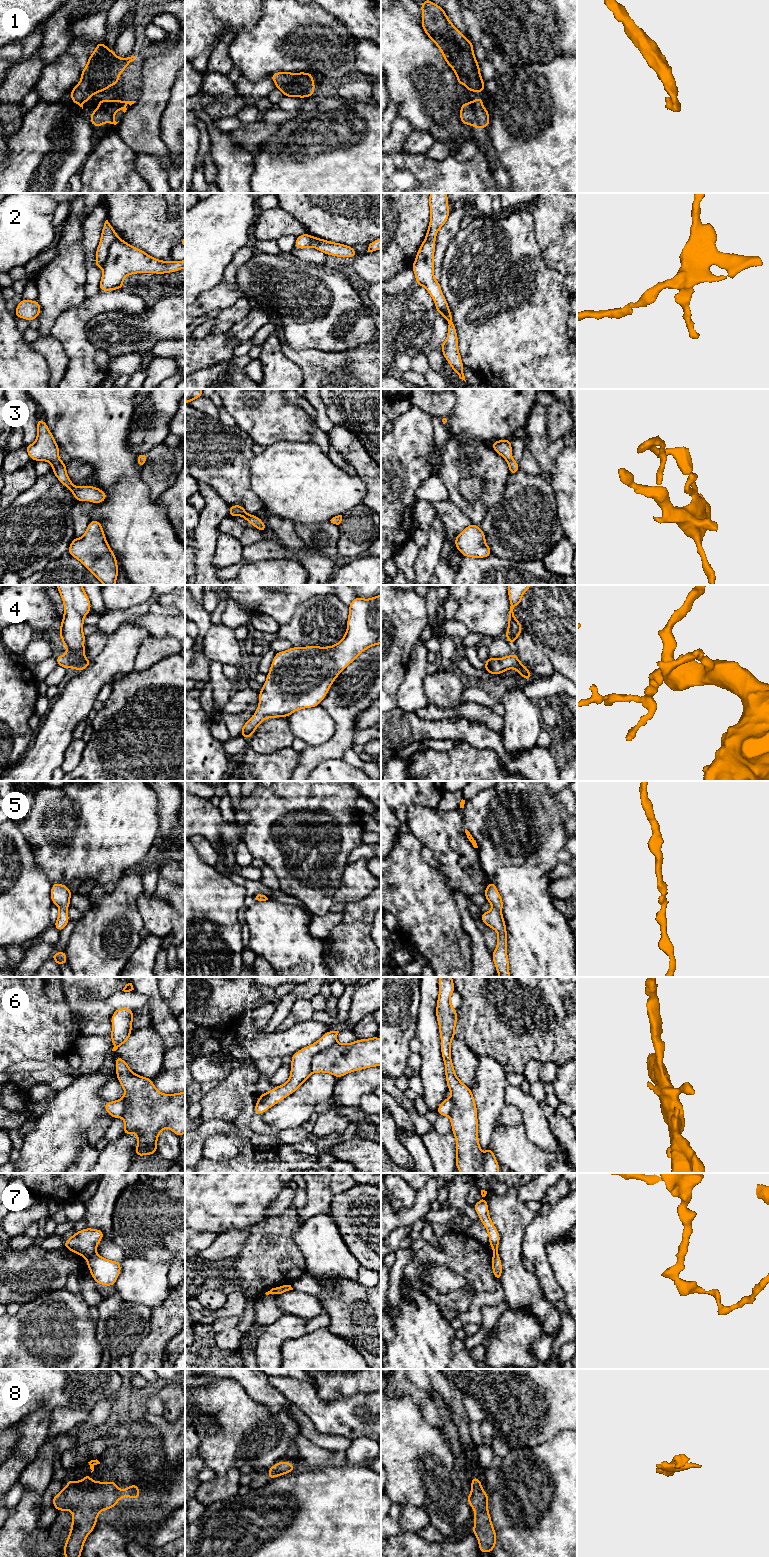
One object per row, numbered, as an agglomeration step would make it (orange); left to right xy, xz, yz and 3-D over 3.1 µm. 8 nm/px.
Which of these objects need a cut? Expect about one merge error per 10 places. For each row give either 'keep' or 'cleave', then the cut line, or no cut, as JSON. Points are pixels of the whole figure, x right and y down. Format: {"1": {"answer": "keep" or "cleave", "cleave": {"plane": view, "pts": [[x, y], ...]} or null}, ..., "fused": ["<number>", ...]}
{"1": {"answer": "keep", "cleave": null}, "2": {"answer": "keep", "cleave": null}, "3": {"answer": "keep", "cleave": null}, "4": {"answer": "keep", "cleave": null}, "5": {"answer": "keep", "cleave": null}, "6": {"answer": "keep", "cleave": null}, "7": {"answer": "cleave", "cleave": {"plane": "xy", "pts": [[95, 1251], [87, 1259]]}}, "8": {"answer": "keep", "cleave": null}, "fused": ["7"]}

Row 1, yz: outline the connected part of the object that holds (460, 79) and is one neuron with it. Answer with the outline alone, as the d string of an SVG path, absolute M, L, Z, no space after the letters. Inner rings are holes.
M425 0L420 7L422 10L420 25L455 72L457 83L464 84L471 92L483 92L485 82L481 78L479 63L473 52L473 42L467 40L453 25L442 7L430 0Z

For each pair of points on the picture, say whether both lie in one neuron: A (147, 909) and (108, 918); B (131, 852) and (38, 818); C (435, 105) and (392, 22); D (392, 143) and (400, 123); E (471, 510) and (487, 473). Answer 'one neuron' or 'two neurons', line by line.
A: two neurons
B: one neuron
C: one neuron
D: one neuron
E: one neuron

